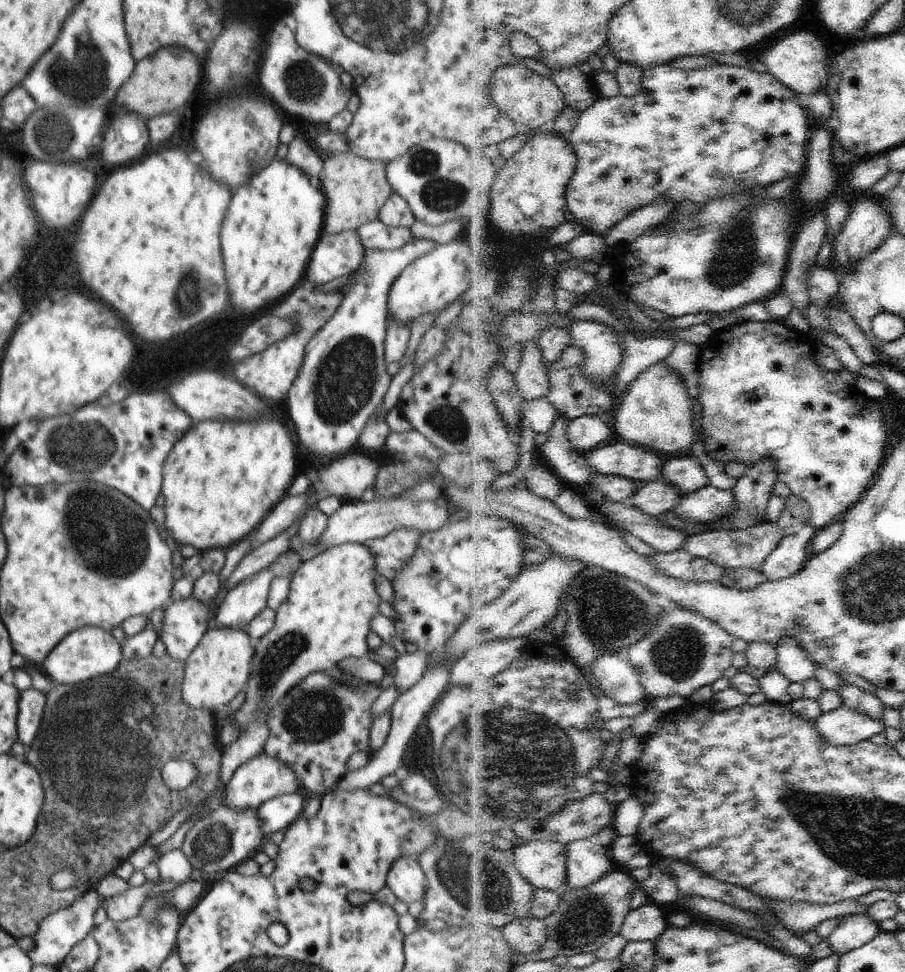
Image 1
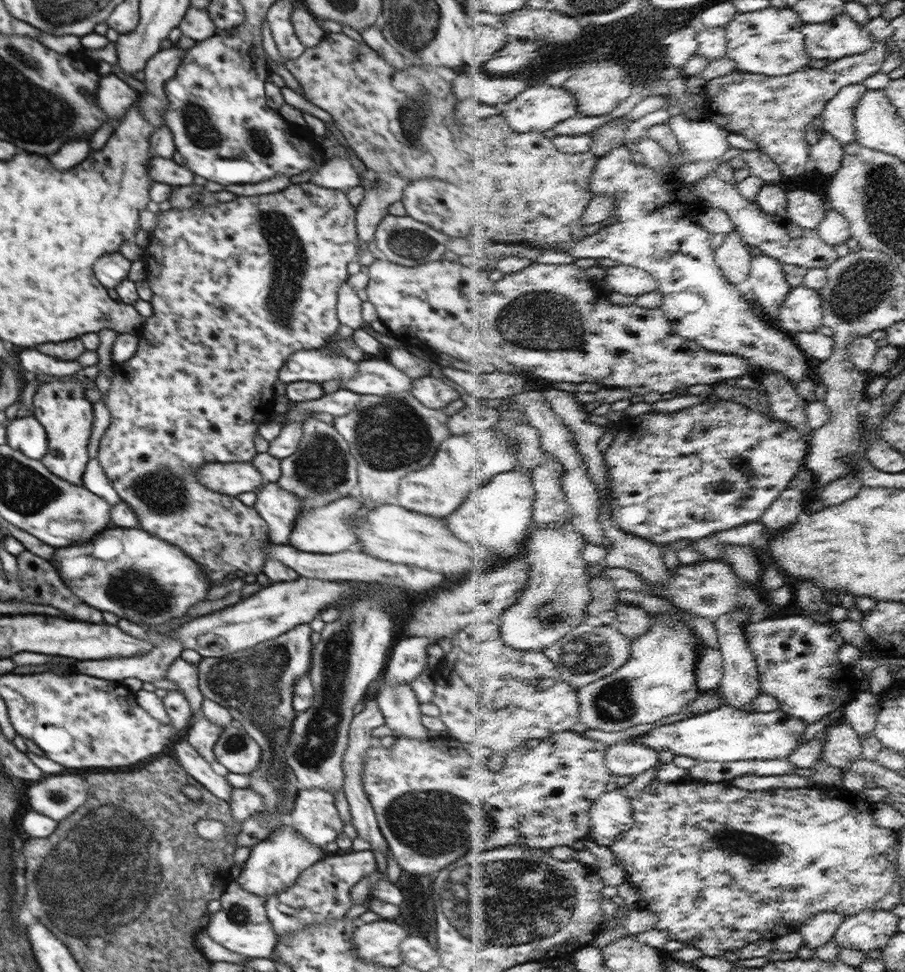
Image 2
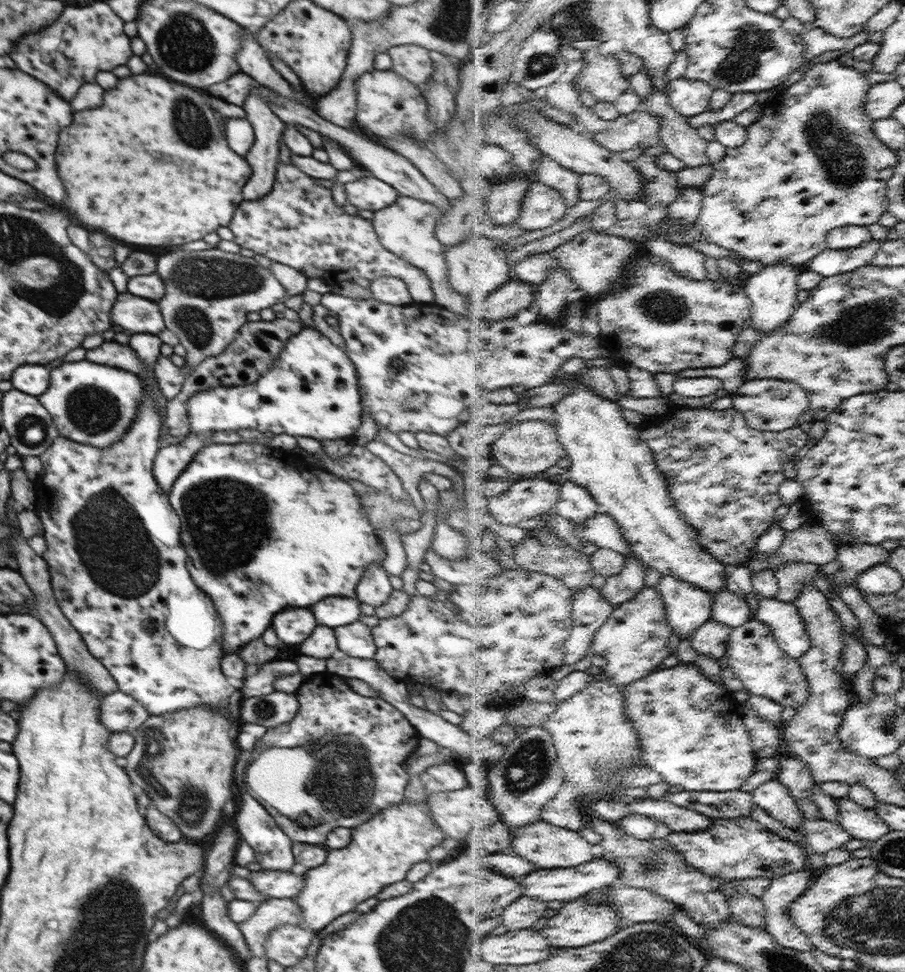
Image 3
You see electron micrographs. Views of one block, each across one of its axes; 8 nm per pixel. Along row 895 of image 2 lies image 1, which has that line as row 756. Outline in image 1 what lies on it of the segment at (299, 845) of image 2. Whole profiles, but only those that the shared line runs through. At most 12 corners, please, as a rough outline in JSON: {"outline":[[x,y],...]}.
{"outline":[[262,752],[238,767],[222,805],[260,808],[299,787],[292,768]]}

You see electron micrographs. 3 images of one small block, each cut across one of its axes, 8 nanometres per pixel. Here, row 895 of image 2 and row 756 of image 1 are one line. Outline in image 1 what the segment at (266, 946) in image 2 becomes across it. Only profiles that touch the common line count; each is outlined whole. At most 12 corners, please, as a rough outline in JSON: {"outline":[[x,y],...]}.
{"outline":[[368,546],[304,560],[258,644],[220,782],[263,752],[273,705],[368,657]]}

